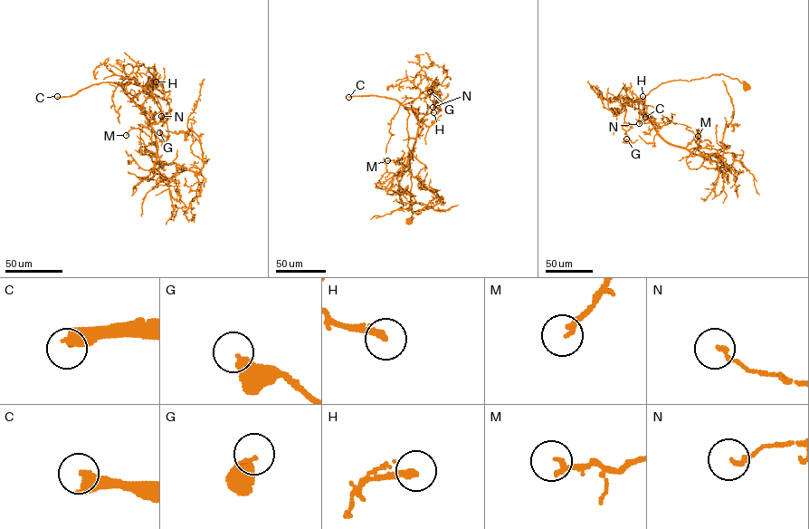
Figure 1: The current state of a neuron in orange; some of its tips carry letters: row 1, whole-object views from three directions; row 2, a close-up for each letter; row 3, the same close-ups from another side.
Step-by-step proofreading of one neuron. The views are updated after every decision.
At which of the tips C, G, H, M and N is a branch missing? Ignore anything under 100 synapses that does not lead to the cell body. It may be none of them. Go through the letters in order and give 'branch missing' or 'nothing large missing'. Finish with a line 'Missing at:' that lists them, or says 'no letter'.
C: branch missing
G: nothing large missing
H: nothing large missing
M: nothing large missing
N: nothing large missing
Missing at: C

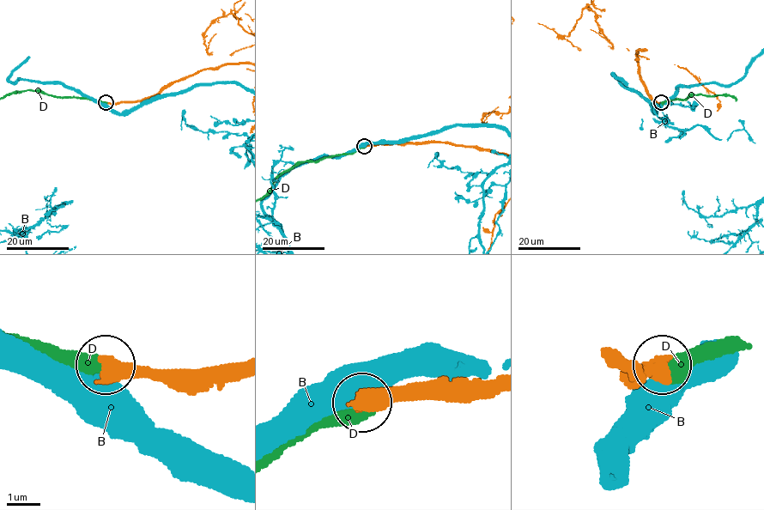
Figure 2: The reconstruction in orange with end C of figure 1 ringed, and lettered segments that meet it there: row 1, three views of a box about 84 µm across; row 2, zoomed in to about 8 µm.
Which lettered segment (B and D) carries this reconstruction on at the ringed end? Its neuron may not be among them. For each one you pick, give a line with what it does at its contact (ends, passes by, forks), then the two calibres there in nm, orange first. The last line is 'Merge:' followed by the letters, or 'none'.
D: it ends; calibres 600 and 650 nm
Merge: D

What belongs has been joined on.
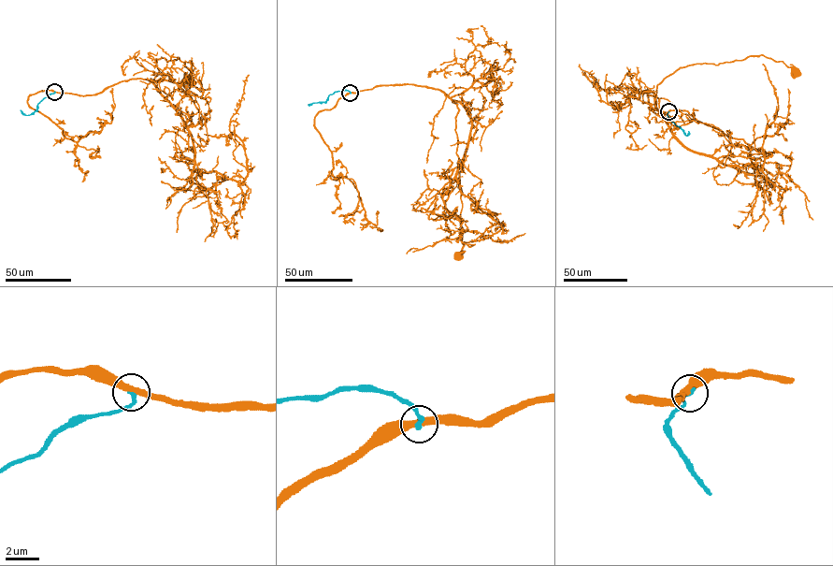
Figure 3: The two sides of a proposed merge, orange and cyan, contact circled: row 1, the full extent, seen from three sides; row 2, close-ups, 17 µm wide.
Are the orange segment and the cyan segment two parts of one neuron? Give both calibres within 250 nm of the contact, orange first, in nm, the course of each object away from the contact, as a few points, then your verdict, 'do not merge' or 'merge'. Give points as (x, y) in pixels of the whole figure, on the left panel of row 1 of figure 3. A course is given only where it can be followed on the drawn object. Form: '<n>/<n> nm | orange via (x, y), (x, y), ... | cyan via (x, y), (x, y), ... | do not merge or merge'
360/260 nm | orange via (54, 92), (96, 94), (132, 79), (153, 83), (161, 57), (179, 58), (189, 81) | cyan via (54, 92), (43, 98), (31, 114), (25, 115), (20, 109) | do not merge

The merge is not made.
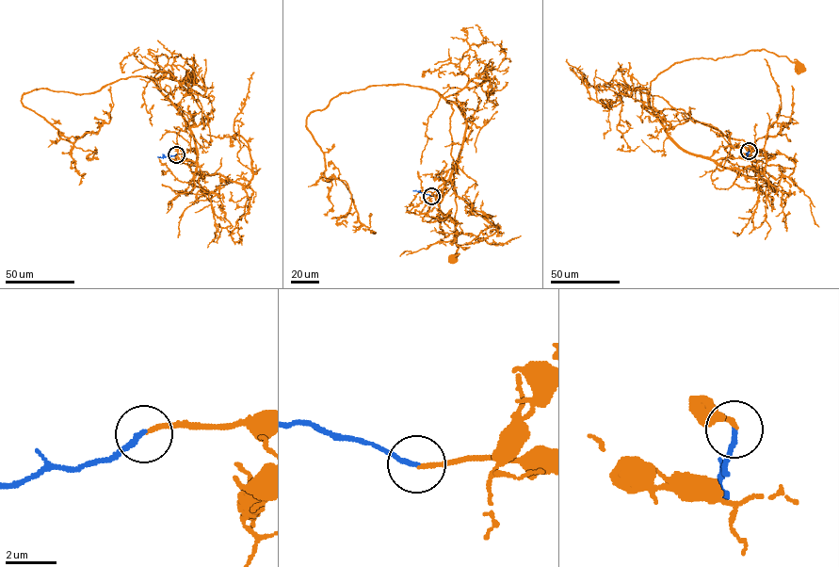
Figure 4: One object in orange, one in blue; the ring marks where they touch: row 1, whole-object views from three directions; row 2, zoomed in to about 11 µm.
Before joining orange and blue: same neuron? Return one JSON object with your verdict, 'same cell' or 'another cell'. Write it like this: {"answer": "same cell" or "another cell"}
{"answer": "same cell"}

